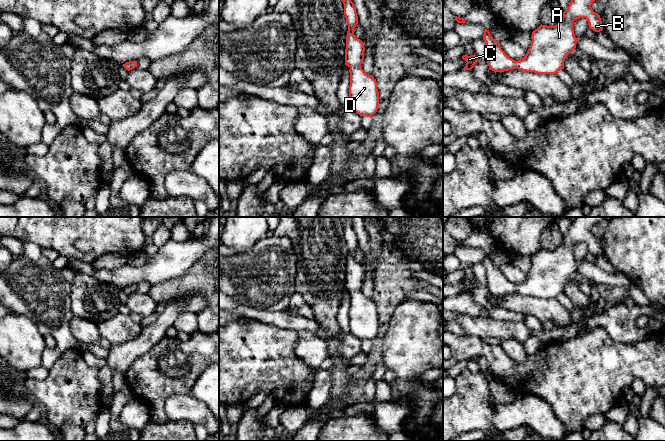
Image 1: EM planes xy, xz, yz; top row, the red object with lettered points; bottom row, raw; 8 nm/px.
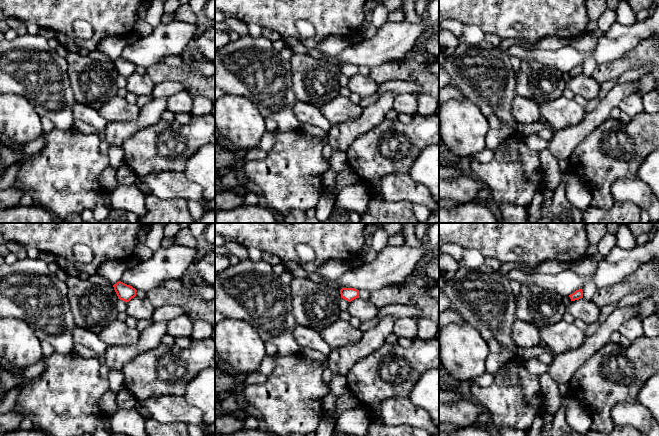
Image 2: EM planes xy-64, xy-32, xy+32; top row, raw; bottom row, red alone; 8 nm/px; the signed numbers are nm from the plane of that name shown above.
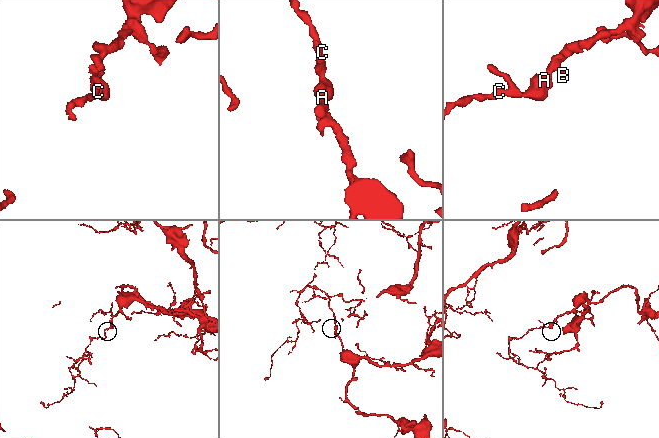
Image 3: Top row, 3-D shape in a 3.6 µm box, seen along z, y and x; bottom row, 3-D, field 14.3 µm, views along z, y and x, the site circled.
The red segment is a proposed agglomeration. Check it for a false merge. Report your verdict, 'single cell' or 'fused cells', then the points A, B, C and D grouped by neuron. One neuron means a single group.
single cell; A B C D

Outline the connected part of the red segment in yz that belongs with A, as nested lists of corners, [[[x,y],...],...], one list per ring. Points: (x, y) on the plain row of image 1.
[[[576,217],[558,248],[541,248],[532,256],[530,272],[518,285],[506,279],[500,267],[493,263],[489,254],[484,253],[483,263],[486,266],[489,293],[504,296],[517,292],[537,298],[556,298],[560,293],[564,293],[565,281],[573,276],[577,267],[573,246],[586,242],[590,253],[595,256],[603,254],[600,239],[591,231],[592,227],[603,219],[604,217]]]

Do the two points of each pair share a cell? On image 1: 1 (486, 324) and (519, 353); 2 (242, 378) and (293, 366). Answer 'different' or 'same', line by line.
1: different
2: same

